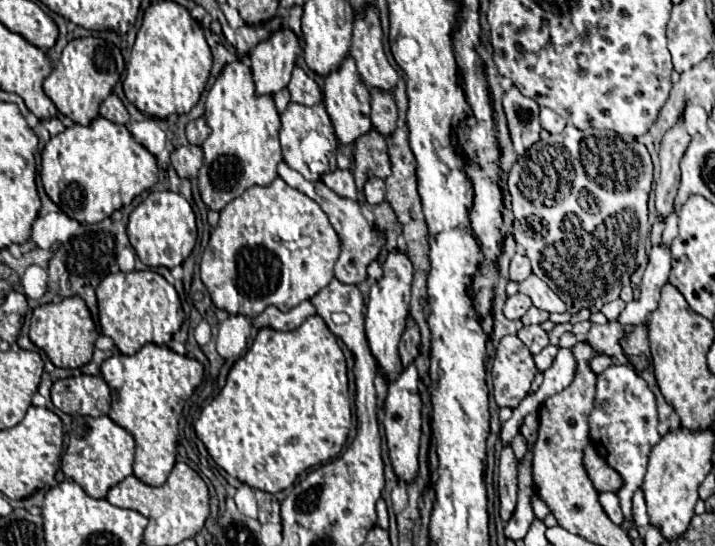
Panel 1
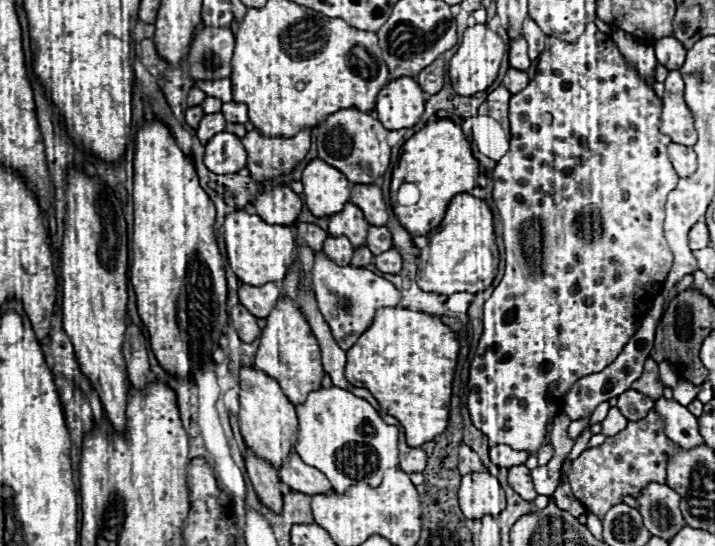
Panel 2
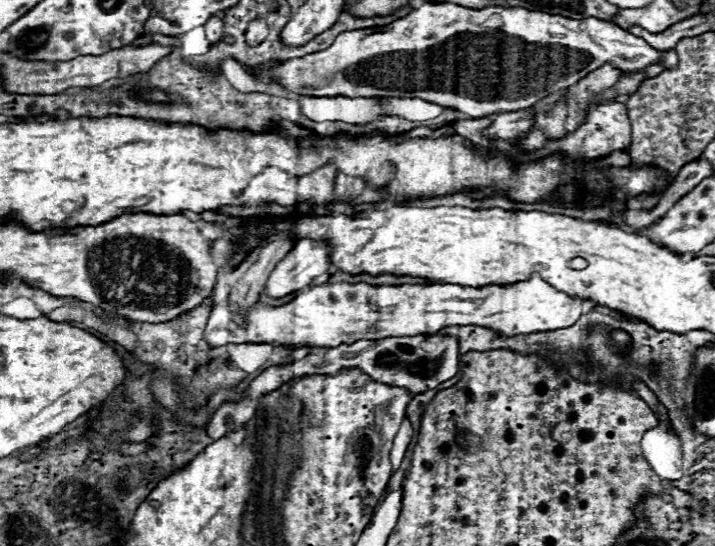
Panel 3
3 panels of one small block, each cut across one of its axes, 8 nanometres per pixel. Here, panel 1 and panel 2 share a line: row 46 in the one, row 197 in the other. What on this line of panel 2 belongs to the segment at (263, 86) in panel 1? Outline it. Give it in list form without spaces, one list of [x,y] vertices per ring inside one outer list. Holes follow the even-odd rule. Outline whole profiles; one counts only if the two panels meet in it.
[[[278,184],[266,192],[258,192],[252,204],[258,216],[262,216],[262,220],[280,226],[294,224],[302,210],[302,198],[284,184]]]

